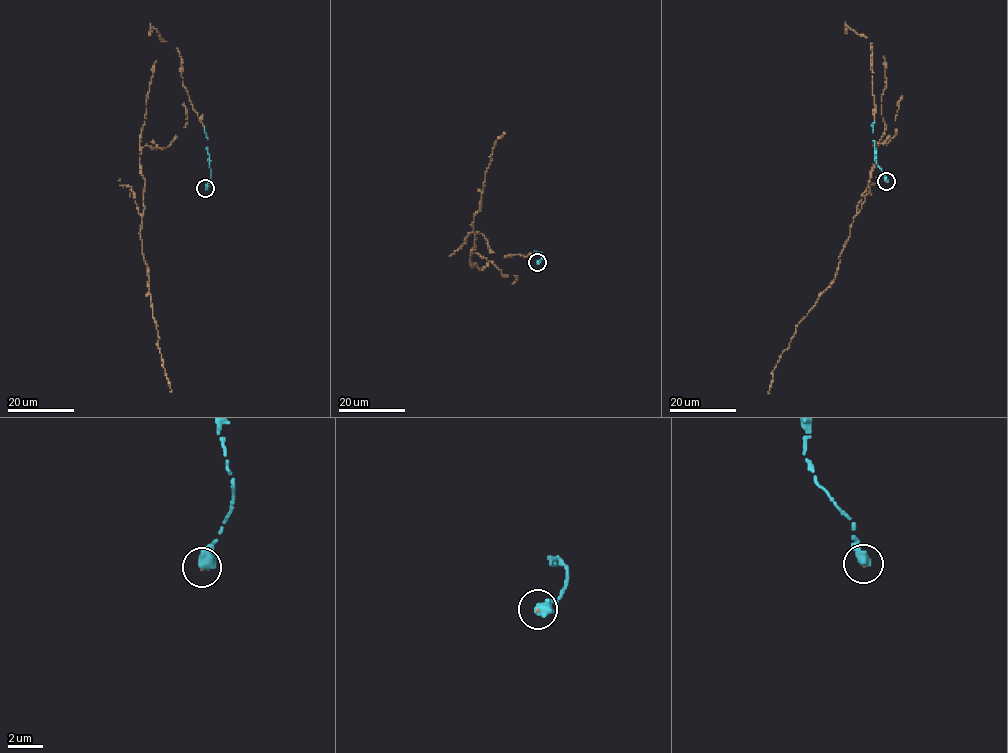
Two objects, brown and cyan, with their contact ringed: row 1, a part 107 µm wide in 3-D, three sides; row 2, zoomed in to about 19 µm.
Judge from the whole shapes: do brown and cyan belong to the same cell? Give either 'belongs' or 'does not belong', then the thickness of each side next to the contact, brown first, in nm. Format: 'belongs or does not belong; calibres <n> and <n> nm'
belongs; calibres 70 and 550 nm

